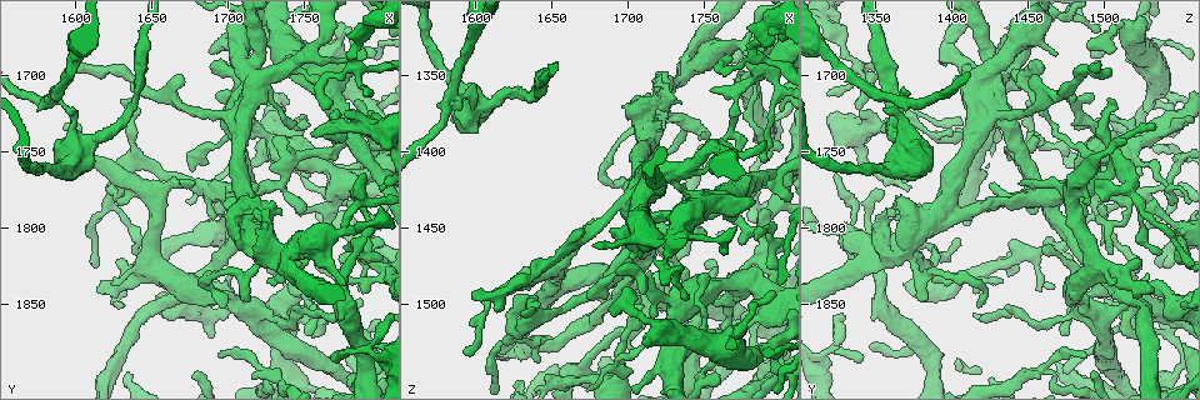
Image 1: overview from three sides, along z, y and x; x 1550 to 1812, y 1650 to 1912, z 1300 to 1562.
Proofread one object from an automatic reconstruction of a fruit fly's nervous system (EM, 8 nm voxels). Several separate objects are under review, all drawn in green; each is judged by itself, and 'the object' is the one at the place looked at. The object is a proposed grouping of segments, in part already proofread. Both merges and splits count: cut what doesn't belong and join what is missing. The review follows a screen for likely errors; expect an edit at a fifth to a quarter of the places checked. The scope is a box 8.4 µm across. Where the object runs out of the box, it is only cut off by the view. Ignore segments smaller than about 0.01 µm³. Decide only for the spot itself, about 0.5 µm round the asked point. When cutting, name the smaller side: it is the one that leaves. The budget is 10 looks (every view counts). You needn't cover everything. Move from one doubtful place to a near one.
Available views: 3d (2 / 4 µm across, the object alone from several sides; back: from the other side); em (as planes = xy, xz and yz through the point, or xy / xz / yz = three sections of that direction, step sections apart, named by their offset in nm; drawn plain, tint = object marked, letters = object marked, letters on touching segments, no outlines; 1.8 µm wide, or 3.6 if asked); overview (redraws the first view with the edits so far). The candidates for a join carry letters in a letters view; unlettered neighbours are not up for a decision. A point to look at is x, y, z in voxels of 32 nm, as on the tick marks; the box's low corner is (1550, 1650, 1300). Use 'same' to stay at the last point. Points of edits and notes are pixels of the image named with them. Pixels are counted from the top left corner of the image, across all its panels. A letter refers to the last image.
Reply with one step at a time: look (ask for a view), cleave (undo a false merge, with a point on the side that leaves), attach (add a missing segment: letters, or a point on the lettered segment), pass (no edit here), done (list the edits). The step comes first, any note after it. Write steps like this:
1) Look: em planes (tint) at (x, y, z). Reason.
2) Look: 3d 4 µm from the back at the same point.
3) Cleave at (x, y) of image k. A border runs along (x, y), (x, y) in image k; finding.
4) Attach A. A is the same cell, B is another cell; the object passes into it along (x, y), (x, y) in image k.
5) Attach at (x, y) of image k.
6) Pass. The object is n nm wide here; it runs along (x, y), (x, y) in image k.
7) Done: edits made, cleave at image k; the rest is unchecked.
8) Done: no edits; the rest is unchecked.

Look: em 3.6 µm xz step 4 (letters) at (1612, 1840, 1532). Free end.

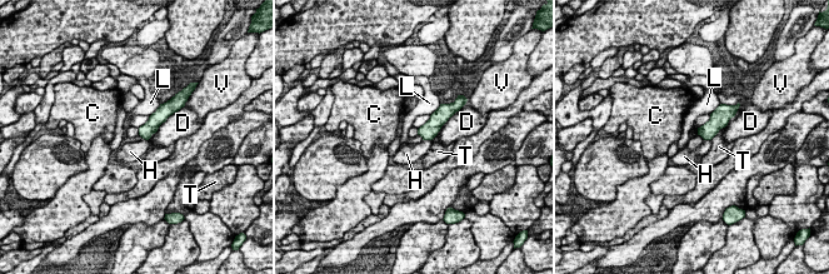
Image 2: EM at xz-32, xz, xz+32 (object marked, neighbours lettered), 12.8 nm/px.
Look: em 3.6 µm planes (letters) at the same point. Cut it another way.

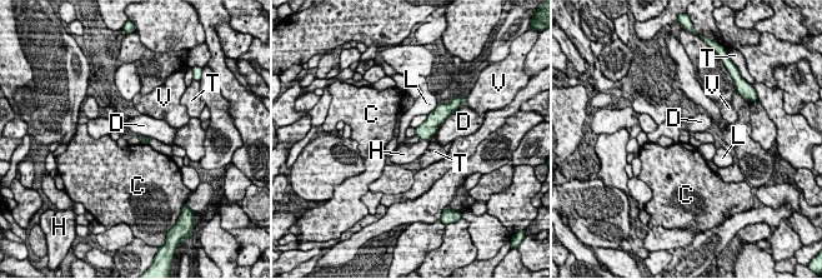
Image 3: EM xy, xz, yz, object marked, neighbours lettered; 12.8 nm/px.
Pass. C, D, H, L, T and V are other cells; a border runs along (141, 143), (146, 144) in image 3; none of them fits.

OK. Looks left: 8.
Look: em planes (letters) at (1798, 1896, 1476). Tapers out.

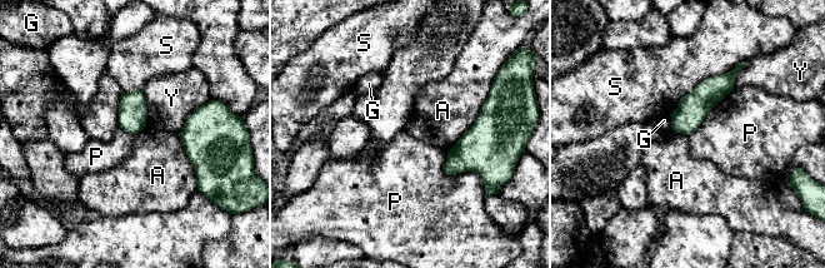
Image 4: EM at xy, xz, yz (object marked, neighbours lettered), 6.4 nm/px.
Pass. The object is 190 nm wide here; the longest contact is with S, 550 nm; A, G, P, S and Y are other cells; no lettered segment goes on from it.

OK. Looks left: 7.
Look: em planes (tint) at (1796, 1686, 1490). Thin end.

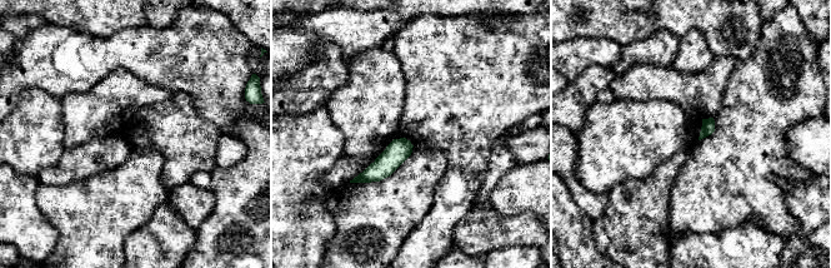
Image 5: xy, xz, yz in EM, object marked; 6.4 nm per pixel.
Look: em planes (letters) at the same point.

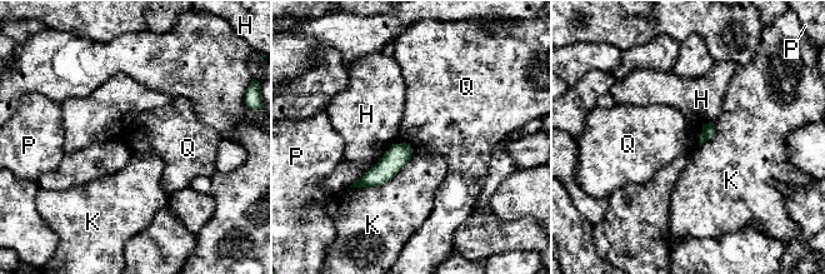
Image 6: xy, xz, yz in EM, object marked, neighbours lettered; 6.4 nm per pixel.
Pass. The object is 90 nm wide here; H, K, P and Q are other cells; it runs along (408, 149), (381, 173), (358, 184) in image 6; none of them fits.

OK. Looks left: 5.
Look: 3d 4 µm at (1778, 1726, 1338). Branch stops here.

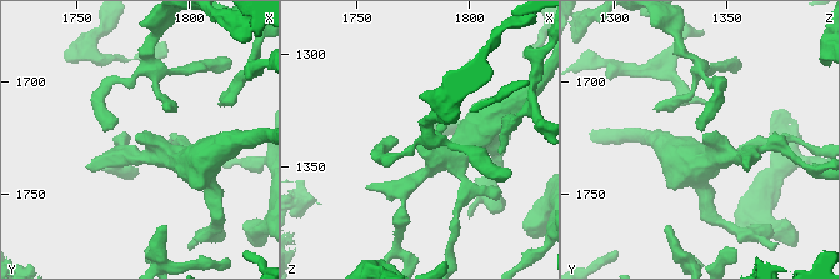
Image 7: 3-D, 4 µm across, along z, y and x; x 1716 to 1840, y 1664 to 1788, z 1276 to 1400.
Look: em yz step 16 (tint) at (1777, 1724, 1340).

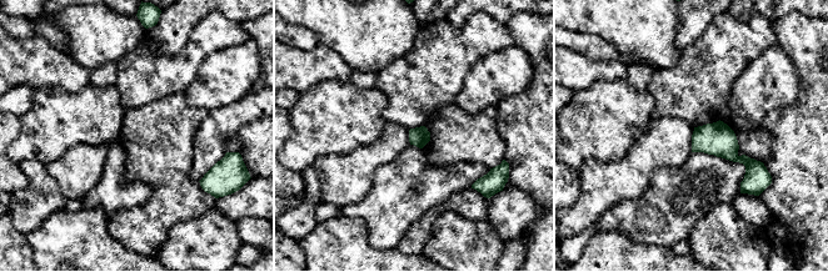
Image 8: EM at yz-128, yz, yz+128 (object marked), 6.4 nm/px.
Look: em planes (letters) at the same point. Another direction.

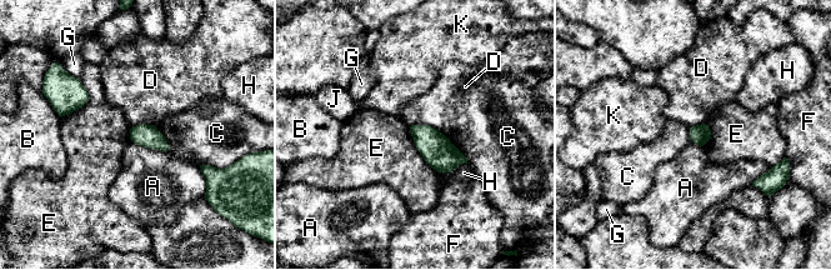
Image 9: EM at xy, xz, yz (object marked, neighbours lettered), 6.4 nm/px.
Pass. The longest contact is with C, 460 nm; A, B, C, D, E, F, G, H, J and K are other cells; a border runs along (155, 124), (136, 124), (131, 128) in image 9; no lettered segment goes on from it.

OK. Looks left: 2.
Done: no edits; the rest is unchecked.

